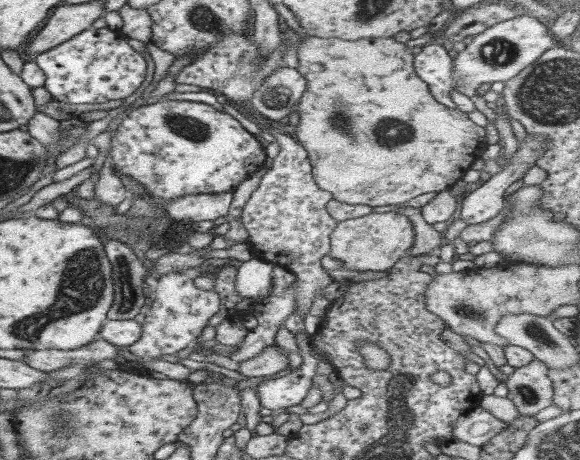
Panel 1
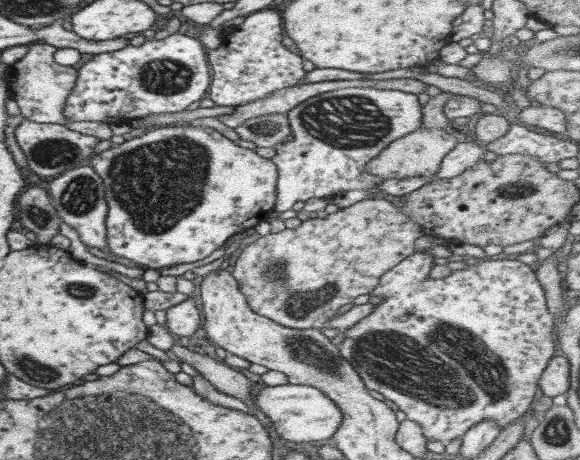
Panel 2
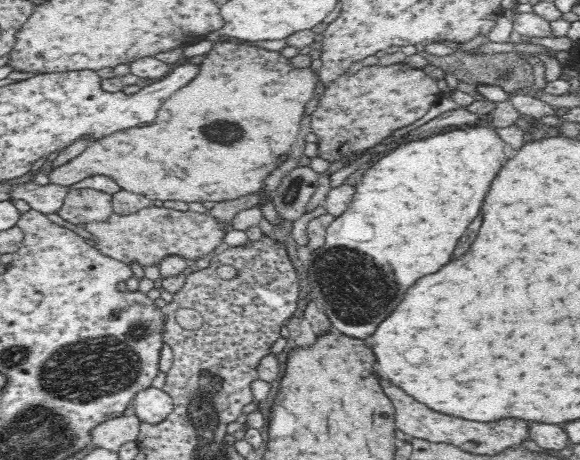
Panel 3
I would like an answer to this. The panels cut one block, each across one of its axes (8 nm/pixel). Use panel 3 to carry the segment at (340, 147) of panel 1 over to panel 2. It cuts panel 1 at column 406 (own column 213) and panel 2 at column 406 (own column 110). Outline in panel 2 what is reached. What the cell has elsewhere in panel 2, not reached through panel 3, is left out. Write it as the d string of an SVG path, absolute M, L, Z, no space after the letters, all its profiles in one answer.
M421 128L407 133L401 138L392 140L377 156L366 164L365 170L373 176L383 179L409 178L410 176L433 176L439 170L443 157L453 150L460 139L443 129Z

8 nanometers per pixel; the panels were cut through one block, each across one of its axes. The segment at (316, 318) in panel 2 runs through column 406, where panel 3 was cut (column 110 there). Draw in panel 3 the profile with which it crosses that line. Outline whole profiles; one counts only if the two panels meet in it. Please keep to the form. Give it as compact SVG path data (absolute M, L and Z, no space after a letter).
M150 206L136 214L119 216L112 213L104 222L85 224L85 235L96 243L95 247L106 256L128 262L138 262L144 267L146 264L159 264L164 256L175 254L194 263L199 258L211 257L214 248L222 244L224 225L216 221L211 214L198 212L181 212L172 208L156 208Z

